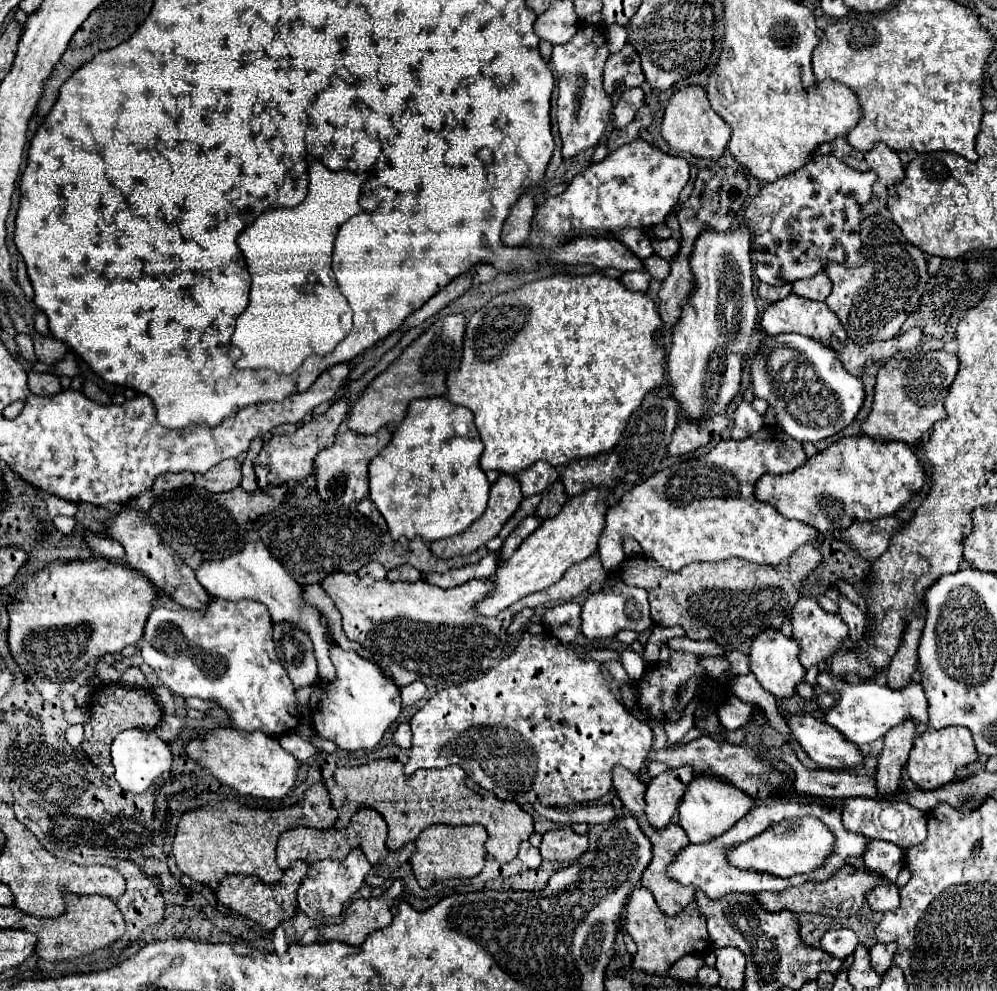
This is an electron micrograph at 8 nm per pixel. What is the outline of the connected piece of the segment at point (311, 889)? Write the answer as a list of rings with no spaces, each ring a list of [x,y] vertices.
[[[356,847],[350,853],[350,861],[334,861],[334,859],[324,859],[316,861],[308,867],[306,879],[302,881],[296,899],[298,907],[310,917],[310,919],[338,919],[344,911],[344,905],[352,899],[352,895],[364,885],[364,877],[372,865],[368,863],[366,855],[360,853],[360,847]]]

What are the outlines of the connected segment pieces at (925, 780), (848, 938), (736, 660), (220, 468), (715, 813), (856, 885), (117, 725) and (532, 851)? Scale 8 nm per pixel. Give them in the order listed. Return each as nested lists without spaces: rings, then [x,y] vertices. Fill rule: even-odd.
[[[944,727],[940,731],[928,729],[926,733],[914,739],[914,747],[910,751],[906,771],[920,789],[936,789],[944,783],[950,783],[956,777],[956,771],[976,763],[978,757],[980,755],[974,749],[972,733],[966,727]]]
[[[852,929],[828,931],[828,933],[824,933],[824,937],[820,941],[820,949],[838,959],[846,959],[848,955],[852,955],[856,945],[858,945],[858,937]]]
[[[730,651],[726,655],[726,661],[730,663],[730,669],[728,669],[728,675],[730,677],[736,677],[736,675],[748,675],[748,657],[742,653],[742,651]]]
[[[226,459],[224,463],[212,467],[212,471],[200,475],[200,473],[166,473],[164,477],[172,479],[172,485],[176,487],[204,487],[212,493],[224,493],[232,491],[234,487],[240,485],[242,479],[242,467],[236,459]]]
[[[700,777],[700,779],[690,781],[678,811],[680,811],[680,825],[688,833],[690,841],[704,843],[716,835],[722,835],[724,831],[728,831],[750,809],[752,809],[752,801],[748,799],[748,795],[744,791],[740,791],[732,785],[724,785],[712,777],[704,777],[704,779]]]
[[[844,865],[844,867],[840,867],[840,871],[836,871],[836,875],[832,875],[824,883],[808,881],[804,885],[790,887],[780,893],[756,893],[756,901],[760,903],[760,907],[764,907],[764,911],[788,909],[796,915],[798,913],[822,913],[822,915],[832,915],[832,917],[844,919],[844,917],[854,915],[860,909],[866,893],[876,885],[876,881],[878,881],[876,875],[858,871],[852,865]]]
[[[100,685],[92,689],[90,697],[90,711],[92,719],[84,725],[84,741],[82,749],[90,757],[90,761],[104,773],[112,775],[112,761],[110,761],[110,743],[112,739],[124,729],[154,729],[160,719],[162,711],[154,701],[154,693],[150,689],[126,689],[122,685]]]
[[[524,841],[524,843],[520,843],[518,857],[520,857],[520,861],[522,861],[526,867],[530,867],[530,869],[536,869],[536,867],[540,867],[540,863],[542,863],[540,851],[538,851],[536,847],[532,847],[532,845],[530,845],[530,841]]]

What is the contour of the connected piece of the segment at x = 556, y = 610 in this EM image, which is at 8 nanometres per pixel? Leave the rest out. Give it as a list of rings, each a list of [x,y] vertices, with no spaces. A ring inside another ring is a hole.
[[[564,601],[548,607],[542,615],[542,623],[556,639],[562,643],[572,643],[580,631],[580,603]]]

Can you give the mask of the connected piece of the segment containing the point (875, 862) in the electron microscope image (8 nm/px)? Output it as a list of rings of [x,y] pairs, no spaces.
[[[868,841],[868,851],[864,851],[864,861],[872,867],[872,871],[884,875],[890,881],[896,881],[898,871],[904,865],[904,851],[886,841]]]

